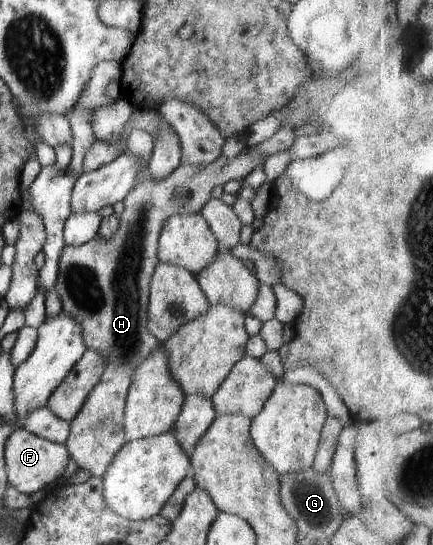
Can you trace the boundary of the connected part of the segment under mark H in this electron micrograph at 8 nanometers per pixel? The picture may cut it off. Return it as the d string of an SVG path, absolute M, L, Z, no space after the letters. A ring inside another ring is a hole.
M247 148L237 157L222 154L206 167L182 164L162 179L156 179L149 170L143 175L144 181L124 199L118 231L110 239L98 239L99 232L84 245L67 244L62 251L55 286L57 302L82 327L87 350L96 351L106 359L100 383L90 391L78 416L69 424L70 434L65 444L78 467L92 477L104 477L105 469L125 445L124 417L134 369L161 343L148 330L147 310L149 284L159 261L157 242L162 225L174 215L199 213L215 187L246 178L256 167L265 165L266 158Z

